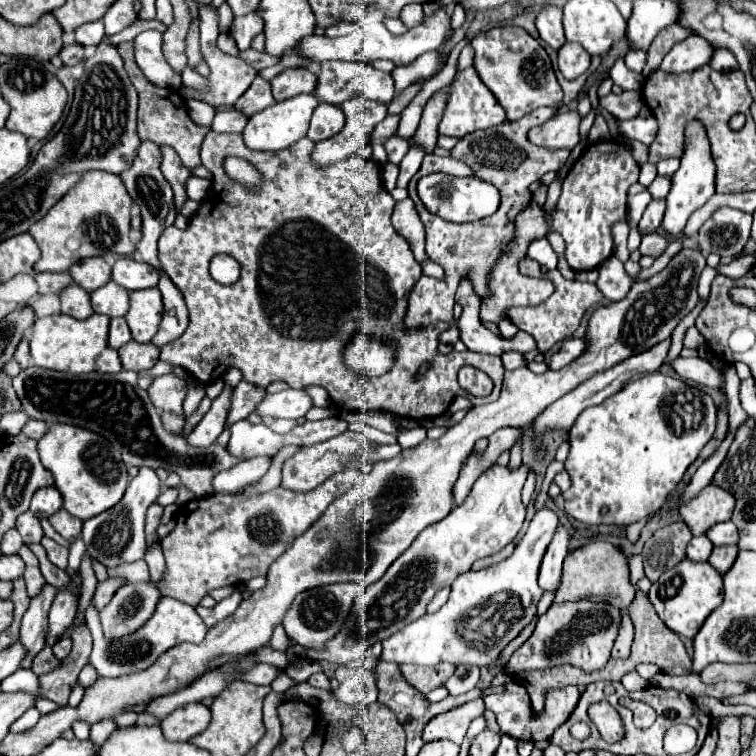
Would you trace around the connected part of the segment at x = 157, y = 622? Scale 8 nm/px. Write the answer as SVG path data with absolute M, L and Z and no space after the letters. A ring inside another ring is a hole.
M162 597L158 601L154 615L148 619L148 623L142 629L138 629L134 635L118 639L118 641L110 641L102 635L100 619L98 619L96 611L92 609L92 605L86 611L86 625L88 625L88 629L94 637L94 667L96 667L98 675L102 675L102 677L116 677L116 675L122 675L122 673L146 669L158 659L158 655L162 655L170 647L186 643L186 641L200 643L204 639L206 631L208 631L208 627L204 625L204 621L200 619L200 615L196 613L194 607L184 605L184 603L180 603L172 597L170 599Z

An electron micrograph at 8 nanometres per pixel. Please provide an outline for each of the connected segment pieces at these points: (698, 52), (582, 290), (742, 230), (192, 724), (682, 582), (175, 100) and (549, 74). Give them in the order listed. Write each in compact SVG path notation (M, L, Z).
M692 35L676 43L662 59L658 69L664 73L694 71L696 67L704 67L710 61L710 55L712 55L712 45L704 37Z
M530 257L522 259L518 263L520 267L520 273L522 275L530 275L535 278L550 278L552 281L556 281L556 291L554 295L550 295L544 303L540 305L529 307L516 307L507 310L506 315L508 319L518 327L518 329L526 329L526 333L534 335L536 343L538 343L538 349L542 353L546 353L554 343L558 341L564 341L568 337L572 337L572 333L578 329L580 325L580 319L584 315L584 311L588 307L592 307L594 303L600 303L604 299L604 295L600 293L600 289L594 285L594 283L582 283L582 281L568 281L564 279L560 273L548 273L545 274L541 271L540 263L532 261Z
M722 207L700 227L698 245L706 255L718 253L720 257L734 257L750 239L750 227L750 213Z
M190 703L170 713L162 723L162 733L168 741L190 741L210 723L210 709L202 703Z
M684 559L676 567L664 571L660 579L652 583L648 597L668 629L692 639L710 611L722 603L722 575L710 563L694 563L690 559Z
M126 41L122 43L122 59L124 59L124 67L126 67L126 73L132 81L132 85L136 87L138 91L138 97L140 97L140 105L138 105L138 135L142 141L152 141L156 145L166 145L166 147L172 147L178 157L182 159L182 165L188 169L188 171L194 171L196 167L200 167L200 145L202 145L202 139L204 135L208 133L208 129L204 127L198 127L186 107L180 107L180 93L176 91L176 97L172 97L170 89L166 87L158 87L154 83L150 83L142 69L138 69L136 65L136 59L134 59L134 43L132 41Z
M494 27L472 39L474 69L504 107L508 121L518 121L538 107L562 107L562 89L544 47L522 27Z

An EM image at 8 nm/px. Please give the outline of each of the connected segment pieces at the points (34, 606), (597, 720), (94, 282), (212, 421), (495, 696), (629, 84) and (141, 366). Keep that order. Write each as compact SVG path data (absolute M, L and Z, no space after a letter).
M46 583L40 589L40 595L36 595L36 599L32 599L24 619L22 619L22 627L20 627L20 641L24 643L24 647L28 649L28 657L22 661L22 667L30 667L34 655L38 651L42 651L44 643L44 635L48 629L48 611L52 605L52 599L56 597L58 591L54 591L54 587L50 583Z
M608 701L590 705L588 715L590 715L592 723L598 727L604 741L618 743L620 739L624 739L624 723L620 719L620 713Z
M88 257L70 267L70 275L74 283L88 293L104 287L110 281L110 275L112 275L110 271L112 267L102 257Z
M224 385L222 393L212 401L210 411L202 417L202 421L186 437L188 445L206 447L218 439L218 435L226 429L226 417L228 417L228 405L232 403L232 391L234 389L230 385Z
M508 683L508 687L504 687L500 693L490 693L484 697L486 709L492 711L496 715L496 721L500 725L500 731L504 735L522 739L522 741L542 741L542 739L550 739L554 729L560 727L568 715L572 713L572 709L576 707L580 697L578 687L560 687L560 689L550 689L546 695L546 707L544 711L540 711L540 715L532 715L532 705L530 705L530 697L528 691L520 685L520 683Z
M618 59L618 61L614 63L614 67L610 69L610 77L612 77L612 81L614 81L616 85L620 85L624 91L636 91L636 93L640 93L640 87L642 87L642 83L644 83L644 77L640 73L635 73L628 69L622 59Z
M132 339L124 347L120 347L118 353L120 353L124 369L144 371L144 369L152 369L154 367L154 363L158 361L160 349L154 347L152 343L138 343L138 341Z

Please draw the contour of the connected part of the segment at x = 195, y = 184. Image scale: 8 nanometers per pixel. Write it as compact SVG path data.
M190 175L188 181L186 181L186 193L194 201L204 201L206 195L210 193L210 181L208 179L200 179L196 175Z

